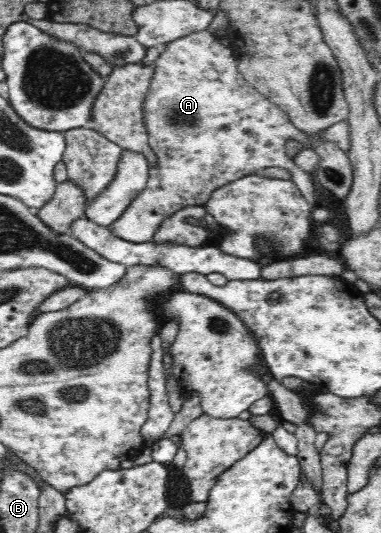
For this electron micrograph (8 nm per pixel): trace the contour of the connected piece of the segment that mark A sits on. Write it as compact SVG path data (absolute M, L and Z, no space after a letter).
M202 30L200 32L193 32L188 36L166 44L164 52L160 53L155 61L154 74L143 102L142 115L144 115L144 123L146 123L146 131L148 131L148 143L150 148L156 153L158 162L154 167L150 166L151 170L149 171L148 182L146 186L144 186L144 190L140 190L140 192L134 196L134 200L130 202L130 206L124 210L124 214L122 214L118 220L114 221L110 226L107 226L114 236L134 244L150 242L152 241L154 233L157 232L158 227L166 217L172 216L172 214L181 211L187 206L204 207L213 190L216 190L218 187L226 186L226 184L234 182L234 180L238 180L238 178L255 174L258 170L274 166L287 170L290 173L291 182L297 186L297 189L304 195L304 198L308 200L310 204L316 206L316 204L314 204L314 202L316 202L316 192L314 191L312 174L296 166L296 163L290 160L288 154L285 152L288 140L301 142L306 149L312 149L313 140L310 139L310 135L306 135L304 131L298 130L296 126L290 123L290 117L286 115L286 111L283 111L279 106L276 106L273 102L264 98L264 96L254 89L251 84L246 82L246 79L238 70L237 58L234 58L233 51L230 50L230 47L221 44L210 31Z

